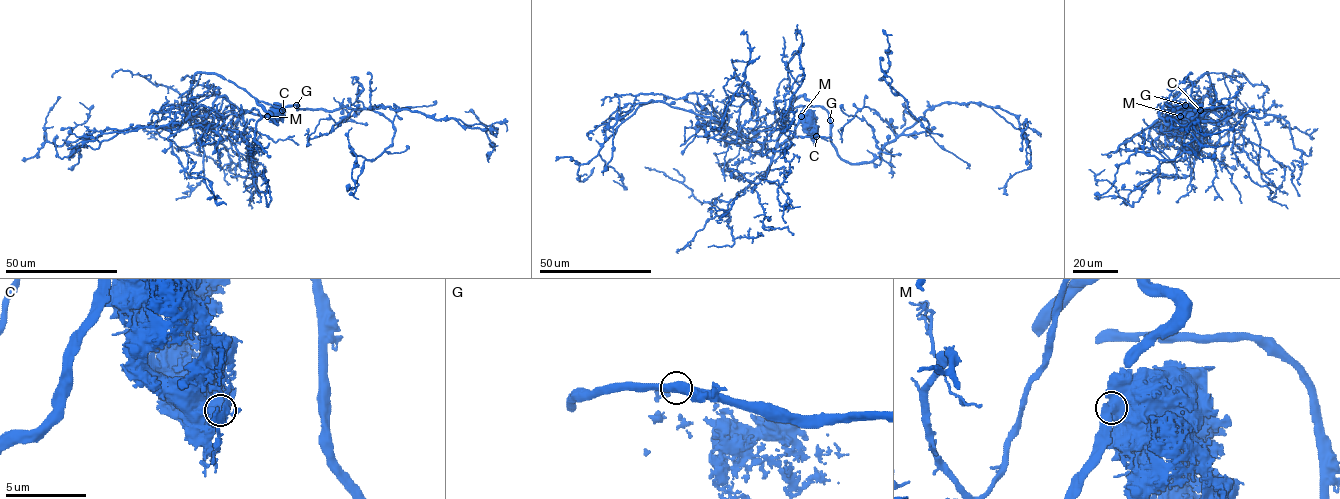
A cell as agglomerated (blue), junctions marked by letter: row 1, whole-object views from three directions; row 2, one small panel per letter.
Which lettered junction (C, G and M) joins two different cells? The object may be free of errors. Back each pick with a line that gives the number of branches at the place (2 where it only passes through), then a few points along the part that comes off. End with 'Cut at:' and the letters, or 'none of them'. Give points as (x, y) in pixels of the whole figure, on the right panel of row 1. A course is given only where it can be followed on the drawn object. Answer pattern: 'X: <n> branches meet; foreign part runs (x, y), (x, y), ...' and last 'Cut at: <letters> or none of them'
M: 2 branches meet; foreign part runs (1180, 116), (1204, 114), (1207, 118)
Cut at: M

